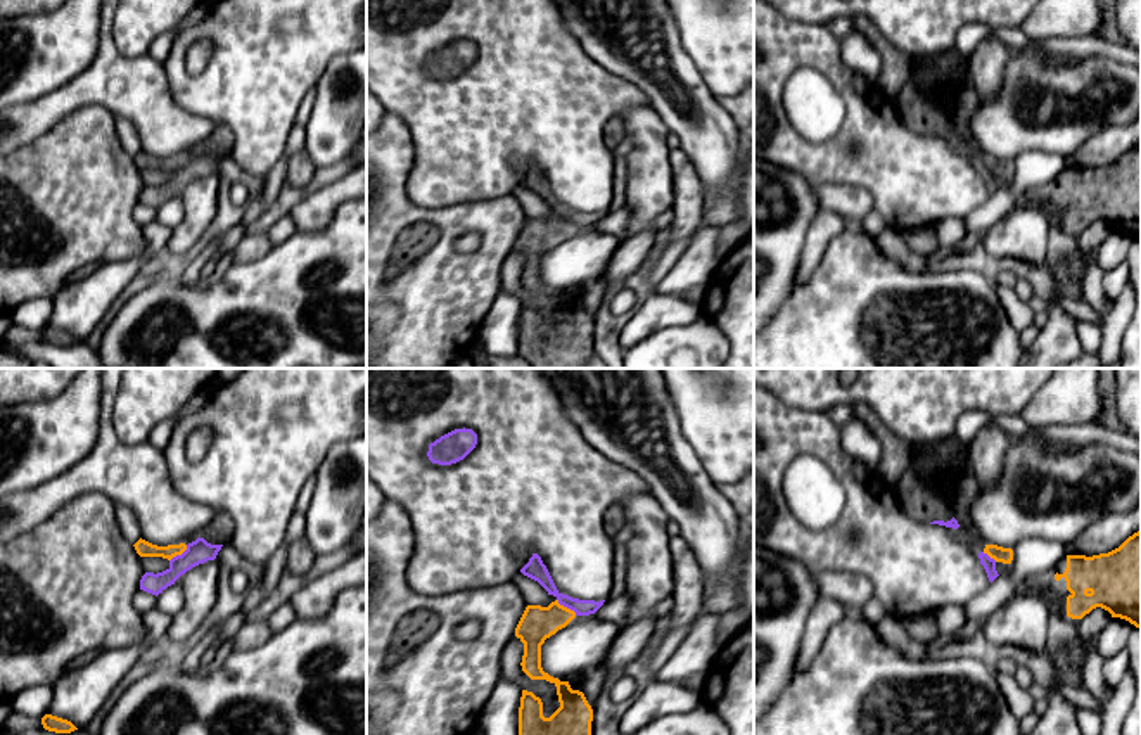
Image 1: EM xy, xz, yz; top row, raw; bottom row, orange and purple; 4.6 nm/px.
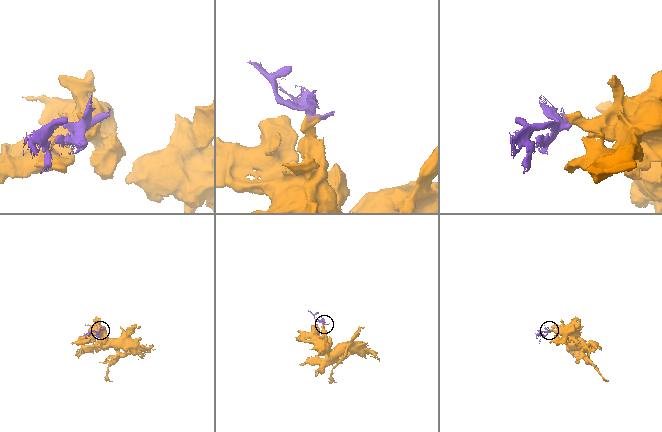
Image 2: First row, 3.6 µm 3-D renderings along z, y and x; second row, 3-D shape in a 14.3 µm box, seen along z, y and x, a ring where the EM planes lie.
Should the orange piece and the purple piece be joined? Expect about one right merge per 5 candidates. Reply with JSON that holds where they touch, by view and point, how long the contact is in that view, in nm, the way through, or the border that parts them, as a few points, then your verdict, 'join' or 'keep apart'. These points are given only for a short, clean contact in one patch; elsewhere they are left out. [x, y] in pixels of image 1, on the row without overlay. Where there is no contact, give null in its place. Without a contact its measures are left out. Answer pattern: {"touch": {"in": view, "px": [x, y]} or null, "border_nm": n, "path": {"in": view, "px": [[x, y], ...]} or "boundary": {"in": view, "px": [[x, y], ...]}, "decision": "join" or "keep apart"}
{"touch": {"in": "xz", "px": [566, 220]}, "border_nm": 120, "decision": "keep apart"}

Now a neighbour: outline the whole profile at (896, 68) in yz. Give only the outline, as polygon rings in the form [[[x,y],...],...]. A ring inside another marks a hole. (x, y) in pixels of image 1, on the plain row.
[[[854,16],[851,19],[856,29],[878,50],[883,64],[876,85],[892,102],[896,102],[897,95],[909,81],[913,57],[894,47],[866,16]]]

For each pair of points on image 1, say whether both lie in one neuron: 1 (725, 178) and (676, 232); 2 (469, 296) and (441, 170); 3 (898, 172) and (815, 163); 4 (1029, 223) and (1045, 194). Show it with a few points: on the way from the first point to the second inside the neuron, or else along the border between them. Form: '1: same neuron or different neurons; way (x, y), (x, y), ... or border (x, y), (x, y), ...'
1: different neurons; border (687, 153), (706, 189)
2: different neurons; border (408, 194), (417, 204), (429, 208), (488, 198)
3: same neuron; way (877, 163), (835, 163)
4: different neurons; border (1036, 210), (1051, 225)

